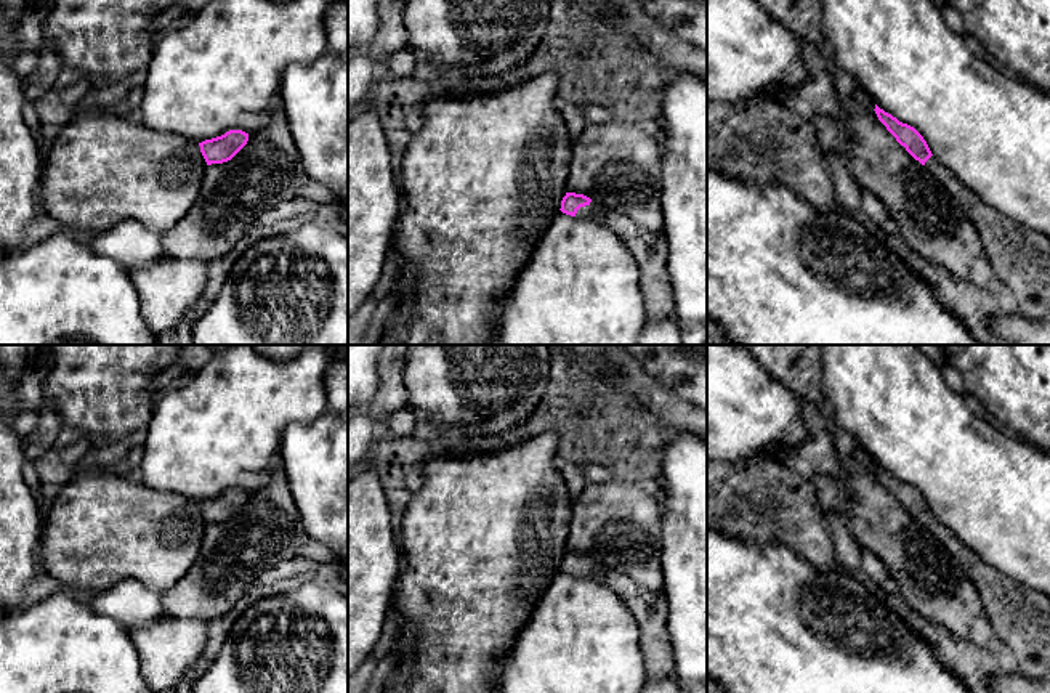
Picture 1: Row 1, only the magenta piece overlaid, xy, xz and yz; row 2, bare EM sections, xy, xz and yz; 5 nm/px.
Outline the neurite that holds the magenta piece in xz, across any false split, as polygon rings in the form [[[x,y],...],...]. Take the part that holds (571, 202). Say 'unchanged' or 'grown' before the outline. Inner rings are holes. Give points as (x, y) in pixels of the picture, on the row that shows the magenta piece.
grown; [[[566,192],[559,210],[592,220],[620,237],[640,270],[640,290],[648,321],[676,318],[675,294],[667,270],[668,242],[662,231],[648,231],[628,217],[596,205],[584,194]]]

